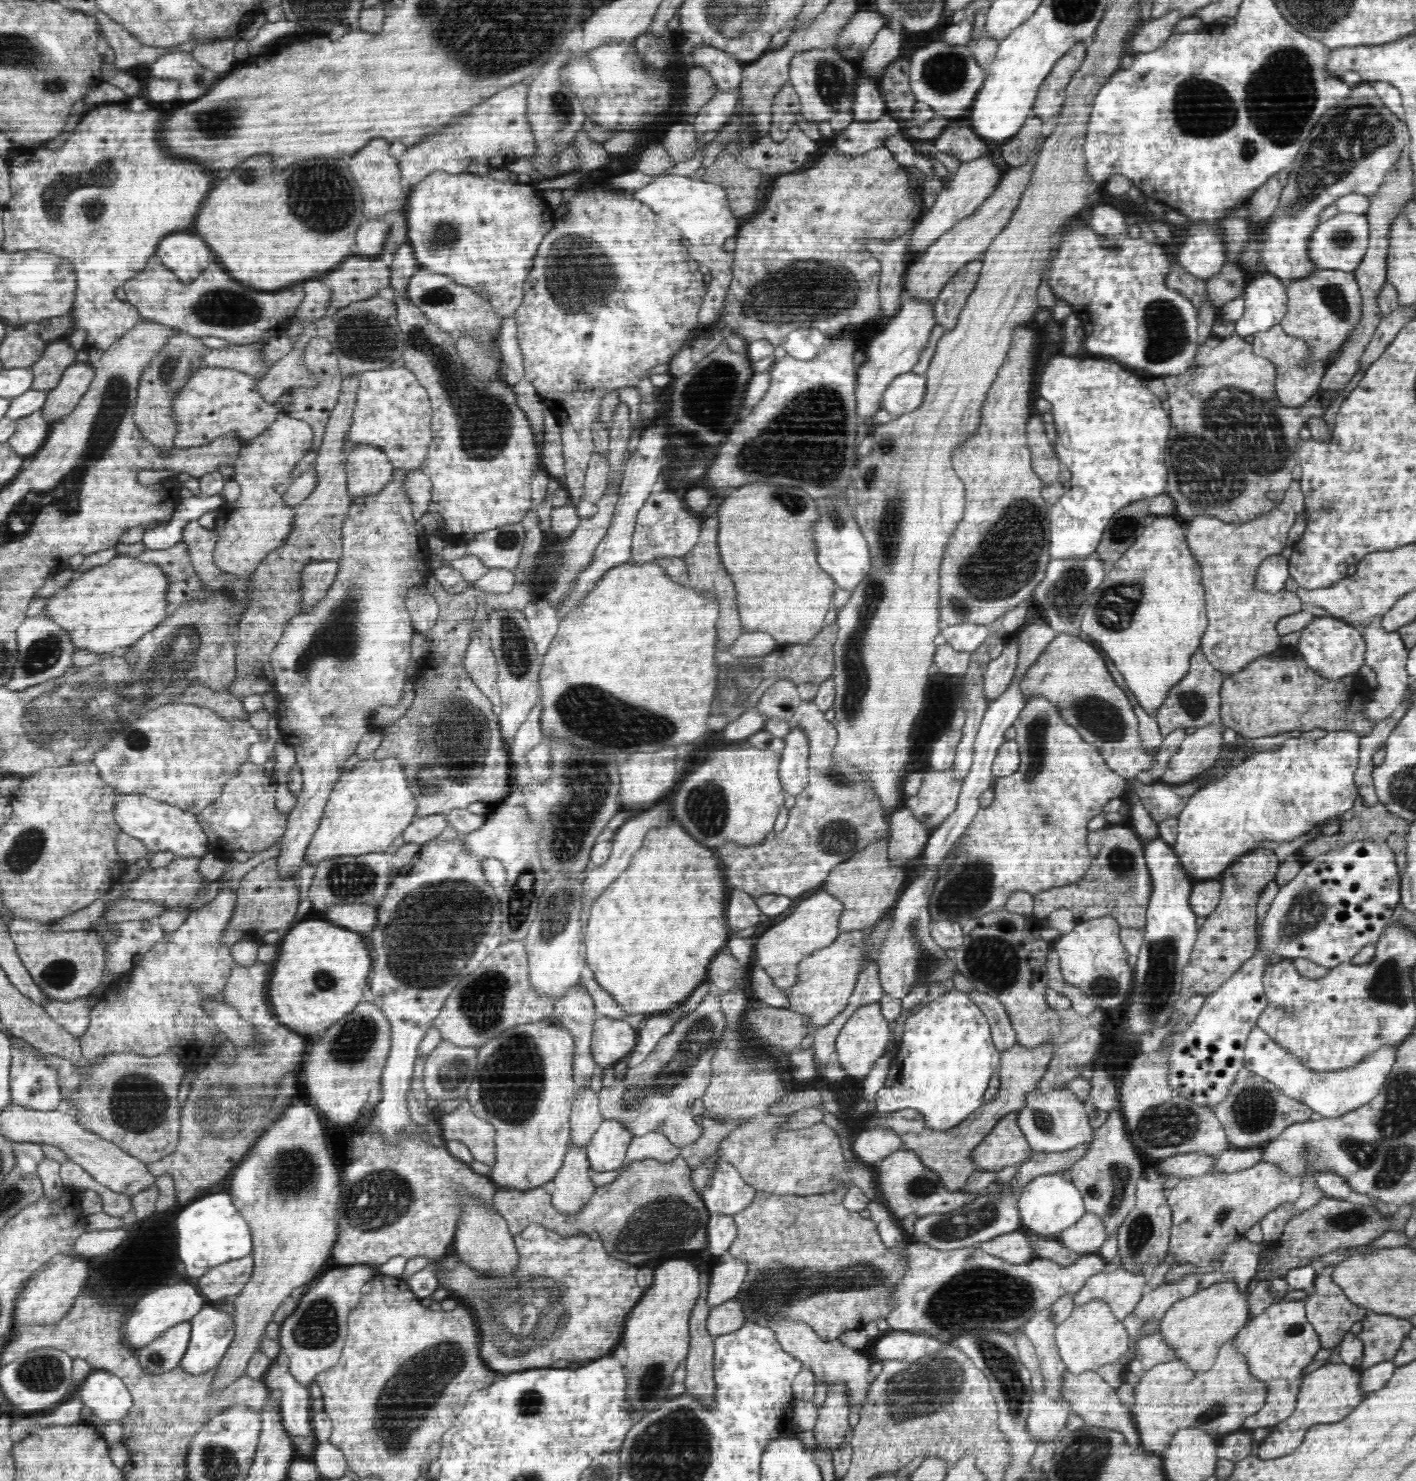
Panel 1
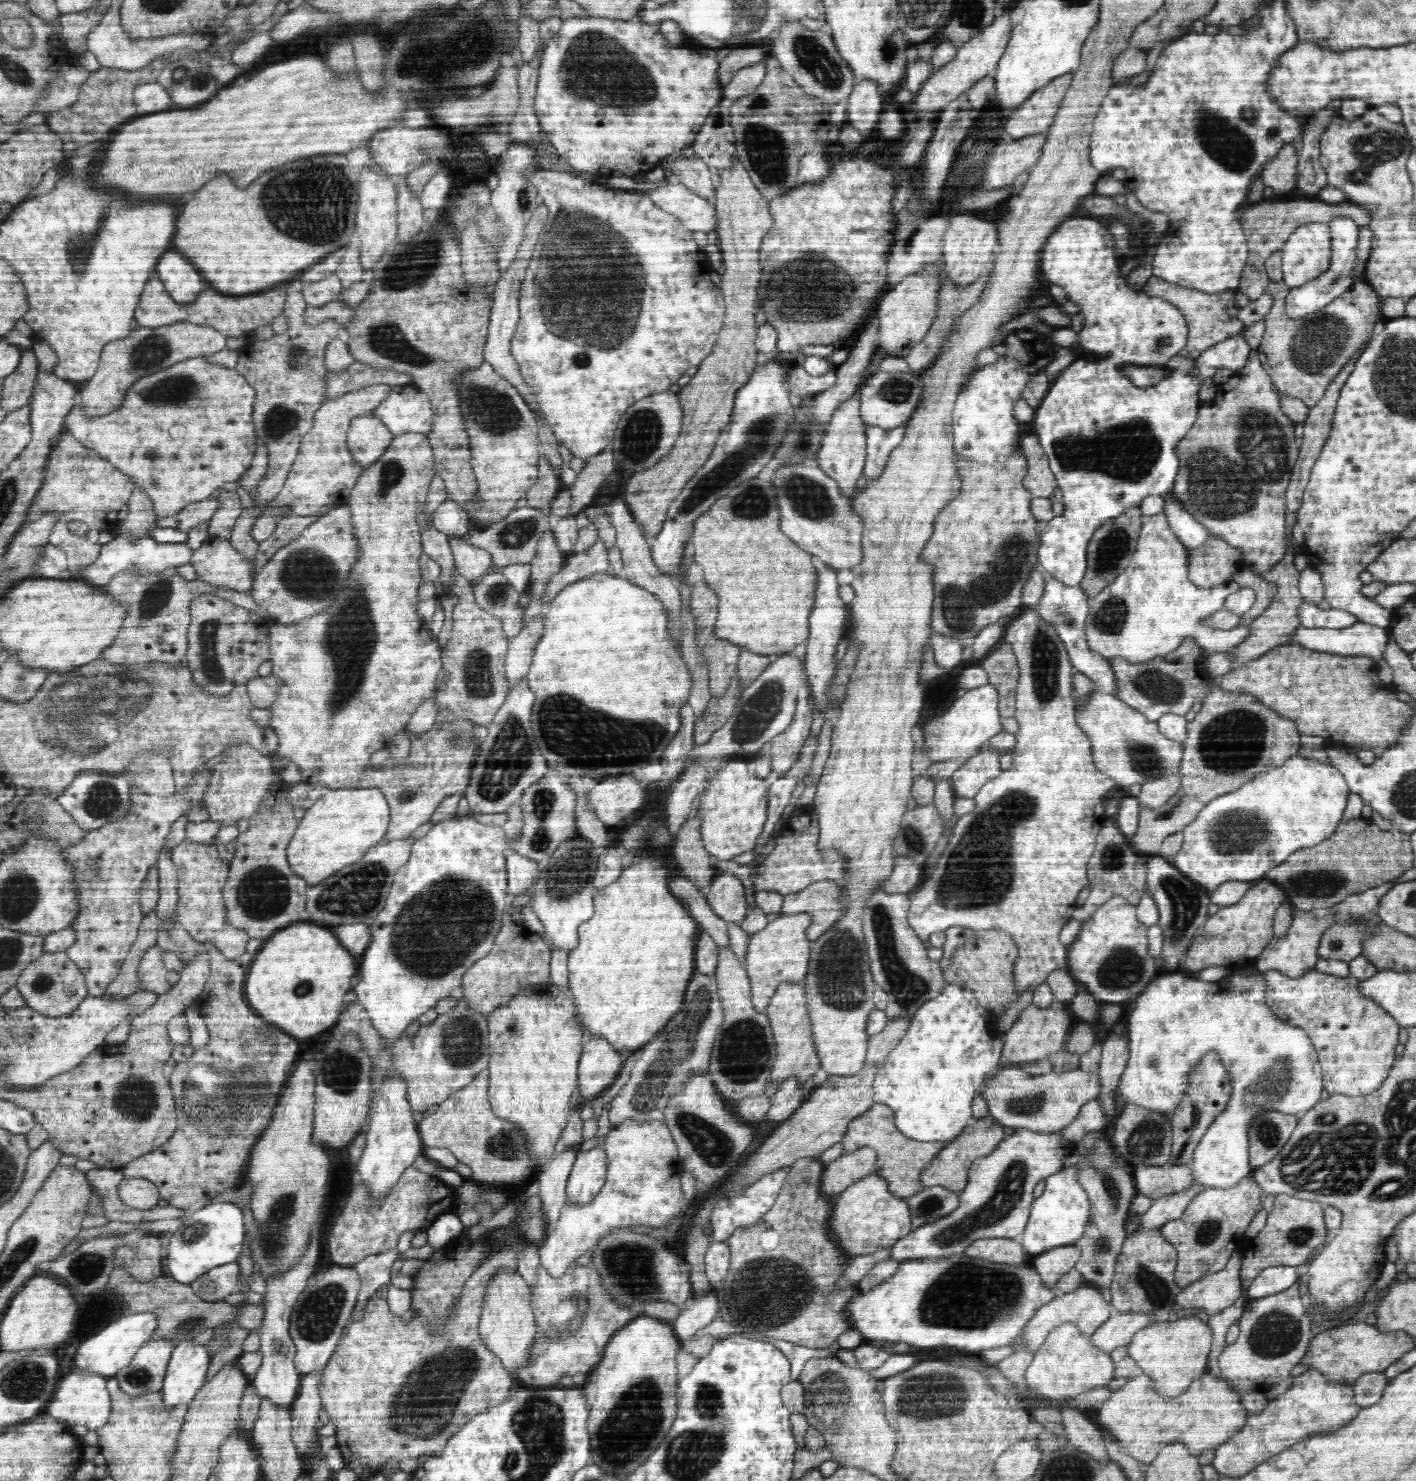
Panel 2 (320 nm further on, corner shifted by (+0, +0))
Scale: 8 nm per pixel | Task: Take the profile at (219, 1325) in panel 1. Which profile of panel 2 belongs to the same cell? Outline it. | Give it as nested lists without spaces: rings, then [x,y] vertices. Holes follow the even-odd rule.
[[[180,1342],[174,1346],[161,1388],[167,1408],[192,1402],[205,1384],[210,1357],[206,1346],[196,1346],[192,1342]]]

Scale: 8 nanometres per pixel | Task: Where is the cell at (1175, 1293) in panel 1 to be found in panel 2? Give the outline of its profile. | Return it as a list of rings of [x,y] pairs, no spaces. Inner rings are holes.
[[[1114,1312],[1091,1334],[1091,1343],[1102,1352],[1110,1353],[1120,1346],[1127,1346],[1136,1332],[1152,1323],[1151,1314]]]

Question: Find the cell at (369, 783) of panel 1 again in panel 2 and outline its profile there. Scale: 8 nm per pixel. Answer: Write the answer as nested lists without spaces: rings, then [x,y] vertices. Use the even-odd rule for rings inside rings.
[[[338,788],[329,789],[312,806],[308,808],[299,821],[291,842],[287,846],[287,861],[292,872],[307,880],[309,886],[320,884],[320,880],[338,872],[348,864],[354,864],[367,854],[369,848],[384,841],[386,831],[391,819],[391,809],[387,797],[380,788]]]

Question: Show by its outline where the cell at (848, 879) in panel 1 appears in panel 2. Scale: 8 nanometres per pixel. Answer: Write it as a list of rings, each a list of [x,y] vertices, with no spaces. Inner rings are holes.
[[[818,880],[800,892],[783,895],[783,905],[778,915],[807,912],[811,916],[807,939],[815,941],[847,914],[847,905],[842,903],[844,894],[846,890],[840,880]]]

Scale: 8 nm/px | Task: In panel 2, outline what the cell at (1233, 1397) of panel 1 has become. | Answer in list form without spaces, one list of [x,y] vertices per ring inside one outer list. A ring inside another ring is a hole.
[[[1205,1371],[1196,1377],[1180,1396],[1164,1398],[1152,1390],[1154,1380],[1146,1373],[1135,1372],[1128,1382],[1114,1391],[1098,1407],[1098,1427],[1122,1442],[1128,1454],[1140,1463],[1150,1464],[1164,1444],[1180,1441],[1197,1456],[1210,1448],[1224,1444],[1247,1424],[1248,1412],[1240,1402],[1240,1395],[1230,1388],[1228,1381],[1214,1378]]]

